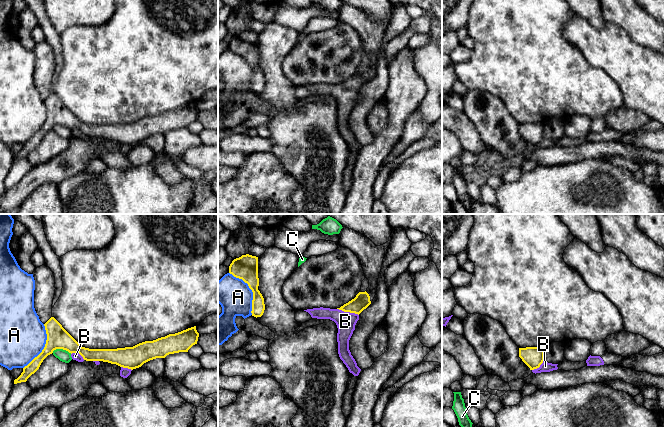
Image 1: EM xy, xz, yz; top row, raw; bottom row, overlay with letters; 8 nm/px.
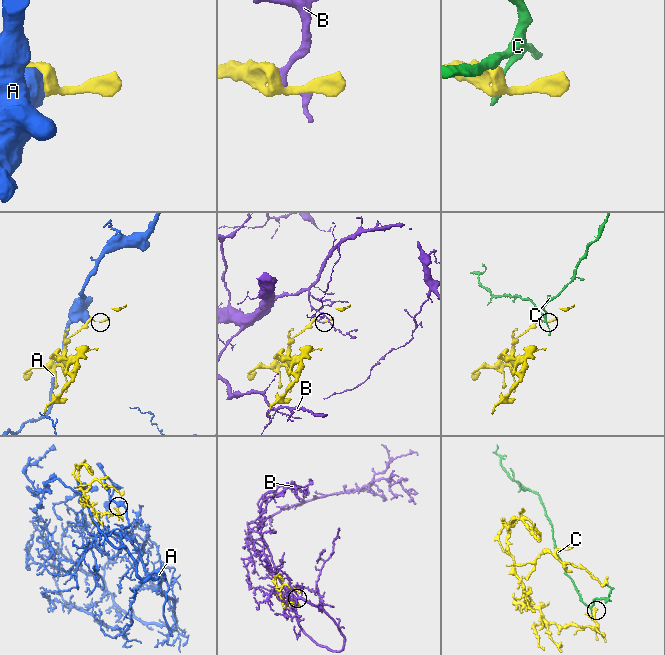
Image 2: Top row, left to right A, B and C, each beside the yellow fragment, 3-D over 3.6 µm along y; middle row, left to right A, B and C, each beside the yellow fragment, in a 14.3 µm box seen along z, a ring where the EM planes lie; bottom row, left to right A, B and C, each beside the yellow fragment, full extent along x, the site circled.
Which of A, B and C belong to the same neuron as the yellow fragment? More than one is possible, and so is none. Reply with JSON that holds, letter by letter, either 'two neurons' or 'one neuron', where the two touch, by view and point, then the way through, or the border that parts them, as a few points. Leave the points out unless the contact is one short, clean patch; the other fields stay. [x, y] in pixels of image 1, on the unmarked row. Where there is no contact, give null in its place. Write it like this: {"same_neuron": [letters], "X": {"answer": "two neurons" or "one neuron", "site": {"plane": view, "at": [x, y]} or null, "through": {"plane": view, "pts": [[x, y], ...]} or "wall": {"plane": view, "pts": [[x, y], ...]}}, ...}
{"same_neuron": ["B"], "A": {"answer": "two neurons", "site": {"plane": "xz", "at": [251, 65]}}, "B": {"answer": "one neuron", "site": {"plane": "xz", "at": [348, 87]}}, "C": {"answer": "two neurons", "site": {"plane": "xy", "at": [62, 124]}, "wall": {"plane": "xy", "pts": [[52, 127], [65, 125], [71, 129]]}}}

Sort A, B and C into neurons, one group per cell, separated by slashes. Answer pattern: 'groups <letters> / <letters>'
groups A / B / C

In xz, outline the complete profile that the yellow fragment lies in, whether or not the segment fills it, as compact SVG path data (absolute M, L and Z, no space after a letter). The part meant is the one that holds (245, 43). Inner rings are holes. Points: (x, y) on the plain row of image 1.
M246 30L234 35L229 42L229 49L248 60L253 68L252 92L261 93L265 86L265 80L264 74L258 66L258 33Z

